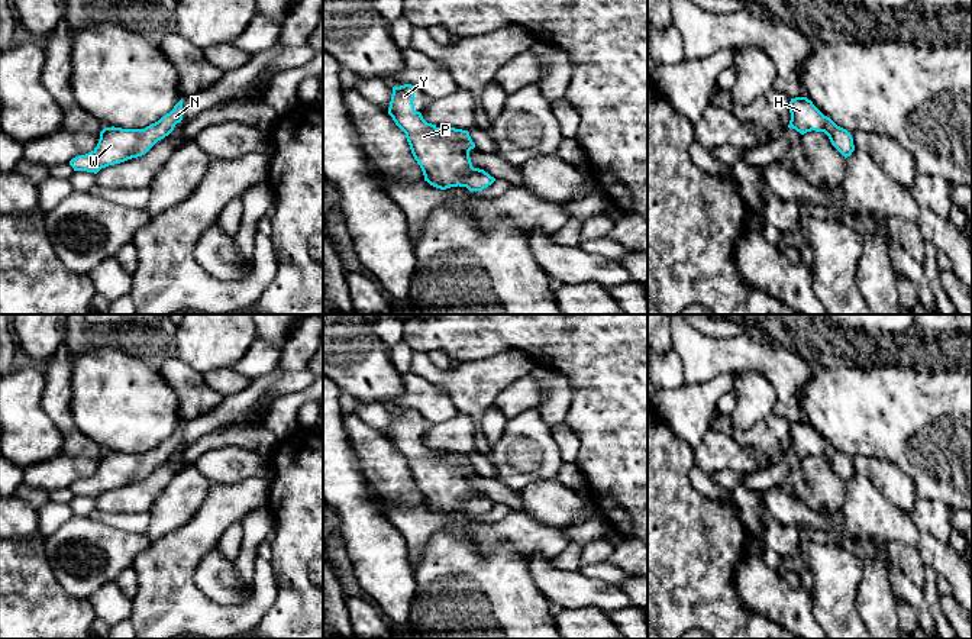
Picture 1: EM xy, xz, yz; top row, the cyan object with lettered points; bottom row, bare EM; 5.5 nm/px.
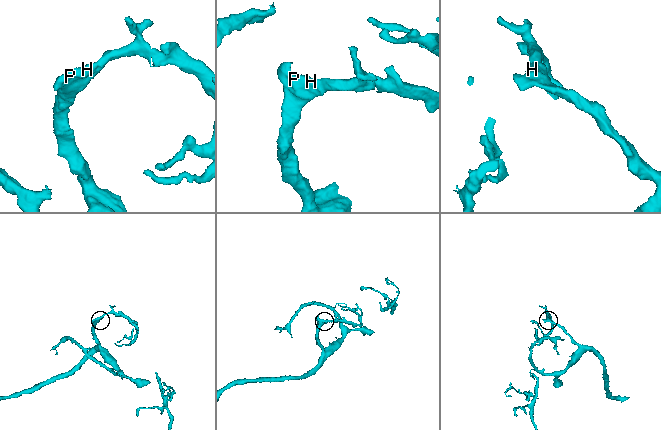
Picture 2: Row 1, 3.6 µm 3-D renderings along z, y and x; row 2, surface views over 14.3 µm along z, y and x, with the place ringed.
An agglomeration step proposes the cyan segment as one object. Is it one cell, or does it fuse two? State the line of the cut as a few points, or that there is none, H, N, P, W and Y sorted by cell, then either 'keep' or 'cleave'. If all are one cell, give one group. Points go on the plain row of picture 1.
cut none; groups H N P W Y; keep

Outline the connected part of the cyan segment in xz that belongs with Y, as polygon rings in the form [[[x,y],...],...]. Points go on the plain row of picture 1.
[[[411,409],[394,410],[388,439],[406,458],[424,506],[440,514],[459,510],[469,516],[482,516],[491,510],[495,503],[472,491],[469,475],[475,468],[469,456],[427,448],[422,438],[414,435],[416,414]]]

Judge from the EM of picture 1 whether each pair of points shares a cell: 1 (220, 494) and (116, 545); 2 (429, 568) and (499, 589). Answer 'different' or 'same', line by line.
1: different
2: same

